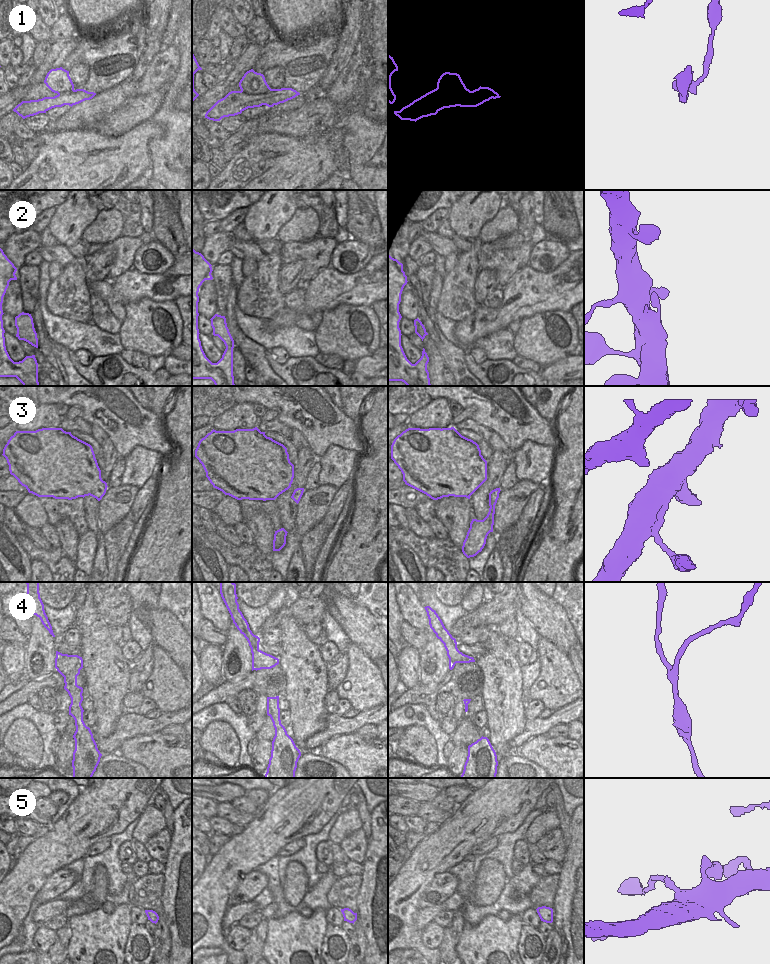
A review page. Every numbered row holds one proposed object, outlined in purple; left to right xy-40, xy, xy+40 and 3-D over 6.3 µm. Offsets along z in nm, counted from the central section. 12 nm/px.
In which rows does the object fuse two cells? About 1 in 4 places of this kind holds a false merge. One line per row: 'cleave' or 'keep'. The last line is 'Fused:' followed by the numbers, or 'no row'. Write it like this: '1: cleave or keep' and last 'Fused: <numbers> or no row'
1: cleave
2: keep
3: keep
4: keep
5: keep
Fused: 1

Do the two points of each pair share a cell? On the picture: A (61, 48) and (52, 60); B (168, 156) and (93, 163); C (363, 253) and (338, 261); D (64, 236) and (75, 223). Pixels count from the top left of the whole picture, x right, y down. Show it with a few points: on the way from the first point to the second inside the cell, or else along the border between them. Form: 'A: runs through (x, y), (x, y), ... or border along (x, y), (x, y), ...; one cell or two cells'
A: runs through (59, 51), (55, 57); one cell
B: border along (162, 137), (151, 139), (148, 143), (151, 161); two cells
C: runs through (355, 253), (351, 250), (345, 250), (340, 253); one cell
D: runs through (66, 232), (67, 227), (71, 223); one cell

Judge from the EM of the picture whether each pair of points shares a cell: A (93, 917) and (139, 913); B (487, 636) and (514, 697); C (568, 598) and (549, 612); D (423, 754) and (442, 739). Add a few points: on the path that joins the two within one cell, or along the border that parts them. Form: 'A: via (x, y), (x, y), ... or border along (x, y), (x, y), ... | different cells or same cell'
A: border along (130, 906), (131, 922) | different cells
B: via (497, 651), (503, 682) | same cell
C: border along (551, 597), (566, 612), (571, 625) | different cells
D: border along (421, 726), (432, 735), (435, 741), (436, 766) | different cells

